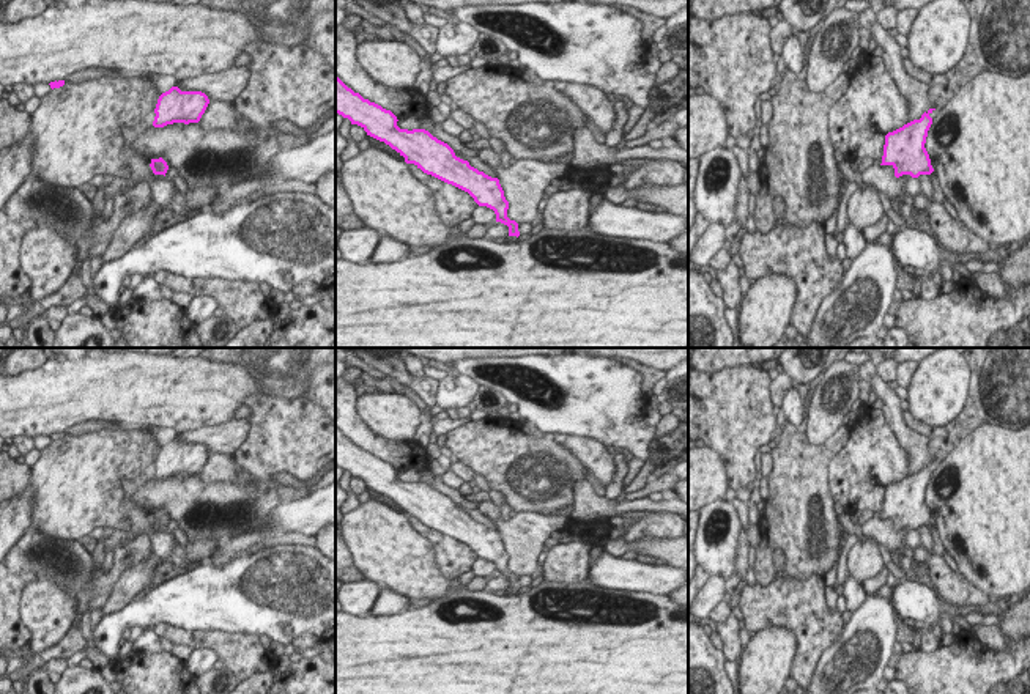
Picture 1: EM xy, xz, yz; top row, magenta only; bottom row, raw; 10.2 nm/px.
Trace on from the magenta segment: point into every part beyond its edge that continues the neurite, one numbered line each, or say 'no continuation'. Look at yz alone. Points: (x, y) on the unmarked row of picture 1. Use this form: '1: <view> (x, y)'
1: yz (939, 546)

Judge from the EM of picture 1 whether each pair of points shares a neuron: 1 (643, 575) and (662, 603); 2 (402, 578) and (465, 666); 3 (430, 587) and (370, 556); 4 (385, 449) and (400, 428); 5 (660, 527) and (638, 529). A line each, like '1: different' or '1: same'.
1: different
2: different
3: same
4: different
5: same

